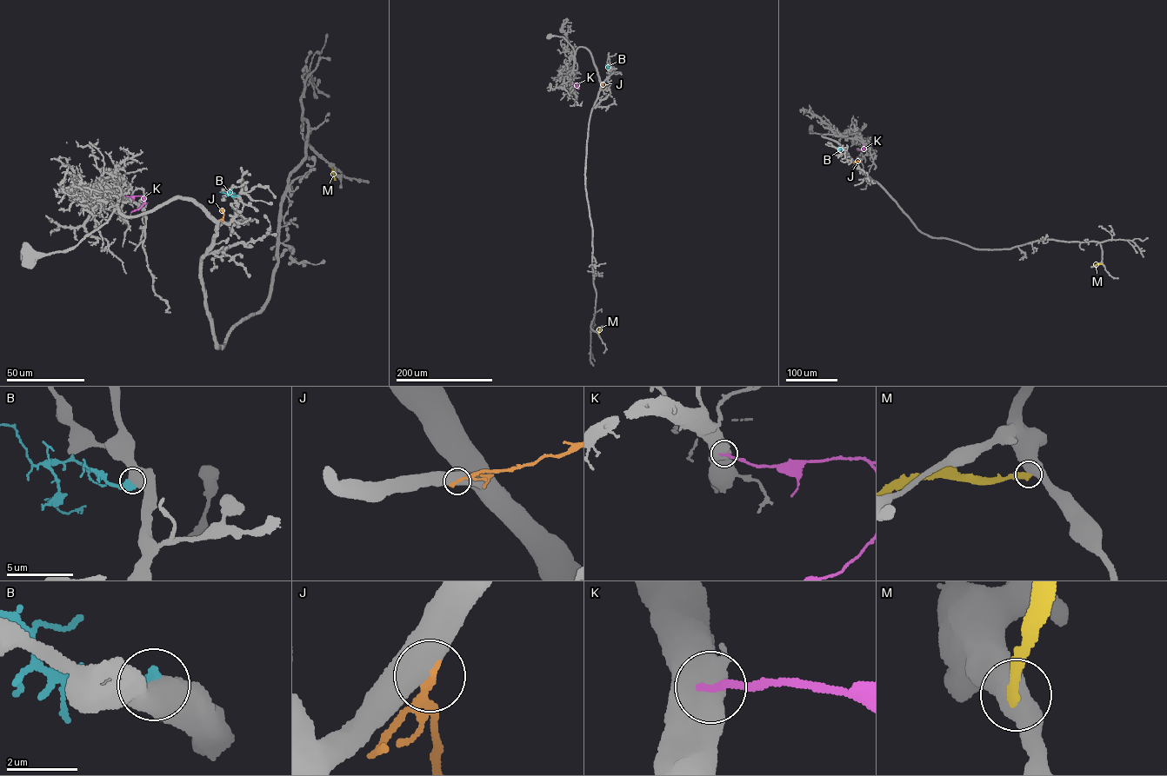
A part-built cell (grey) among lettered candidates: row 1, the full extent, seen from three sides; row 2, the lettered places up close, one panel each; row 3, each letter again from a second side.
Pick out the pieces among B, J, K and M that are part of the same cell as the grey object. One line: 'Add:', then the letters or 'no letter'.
Add: no letter

